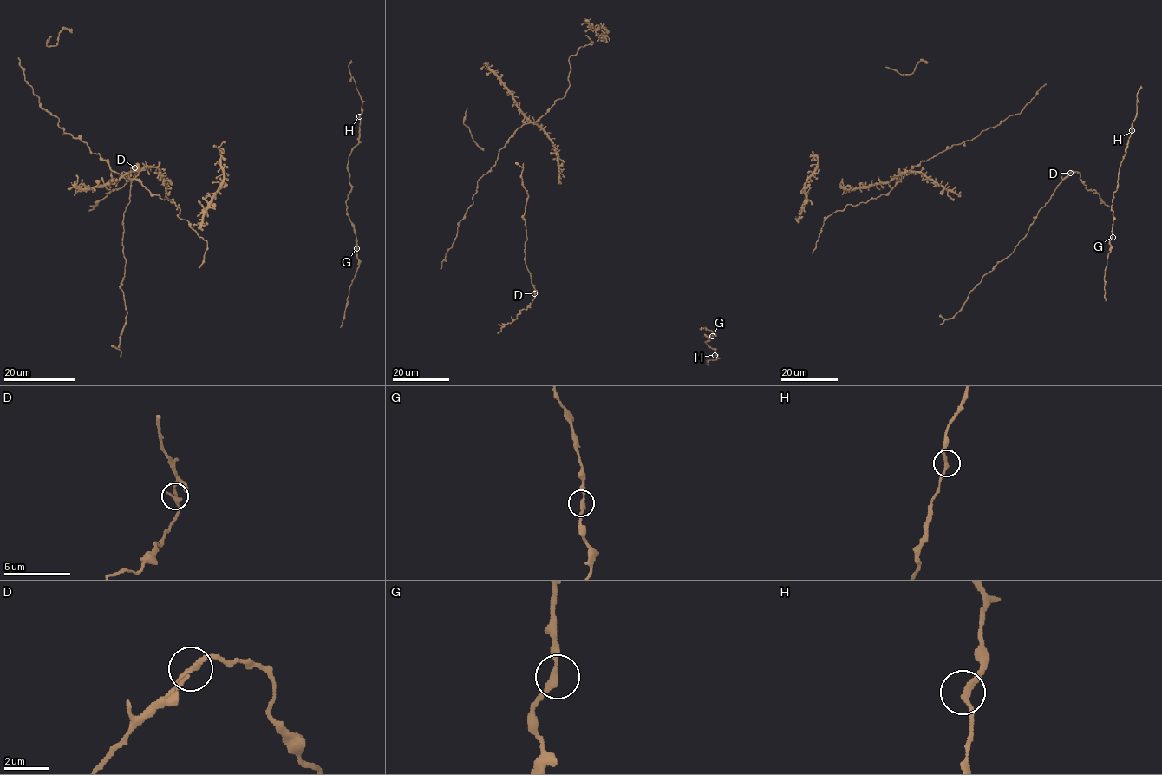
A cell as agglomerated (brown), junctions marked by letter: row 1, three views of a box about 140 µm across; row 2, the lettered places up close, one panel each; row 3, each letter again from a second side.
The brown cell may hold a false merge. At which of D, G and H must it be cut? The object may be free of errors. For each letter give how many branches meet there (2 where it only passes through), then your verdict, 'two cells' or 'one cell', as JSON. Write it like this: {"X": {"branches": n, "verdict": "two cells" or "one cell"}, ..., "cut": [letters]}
{"D": {"branches": 2, "verdict": "two cells"}, "G": {"branches": 2, "verdict": "one cell"}, "H": {"branches": 2, "verdict": "one cell"}, "cut": ["D"]}

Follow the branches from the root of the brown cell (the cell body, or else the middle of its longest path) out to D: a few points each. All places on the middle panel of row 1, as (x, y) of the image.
D: (526, 239), (525, 263), (534, 293)

